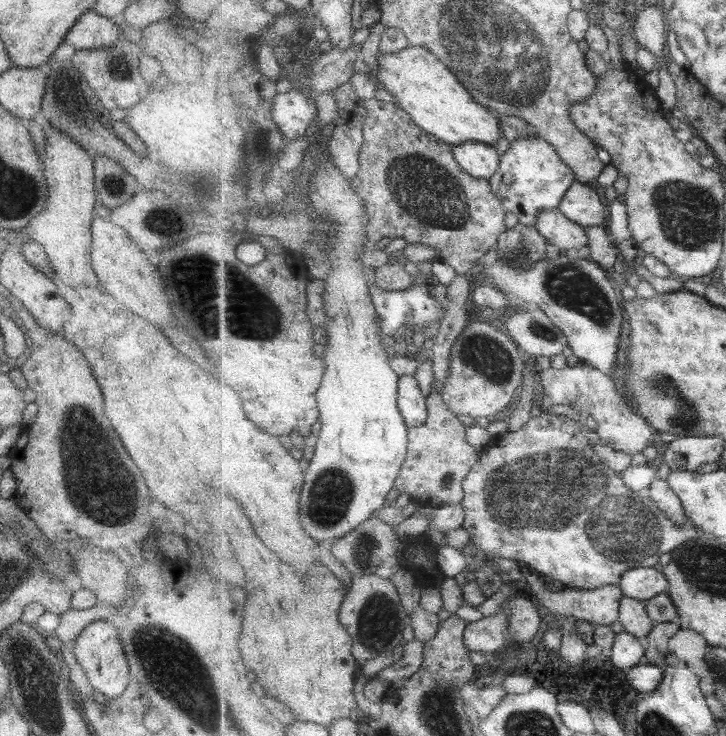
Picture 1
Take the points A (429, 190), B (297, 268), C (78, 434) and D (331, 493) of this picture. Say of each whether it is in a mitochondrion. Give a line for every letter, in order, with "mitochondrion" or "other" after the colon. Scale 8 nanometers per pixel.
A: mitochondrion
B: other
C: mitochondrion
D: mitochondrion

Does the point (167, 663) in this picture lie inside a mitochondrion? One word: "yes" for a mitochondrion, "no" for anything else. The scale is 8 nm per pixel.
yes

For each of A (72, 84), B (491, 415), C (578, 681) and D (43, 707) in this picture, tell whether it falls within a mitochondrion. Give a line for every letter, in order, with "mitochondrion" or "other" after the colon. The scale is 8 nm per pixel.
A: other
B: other
C: other
D: mitochondrion

